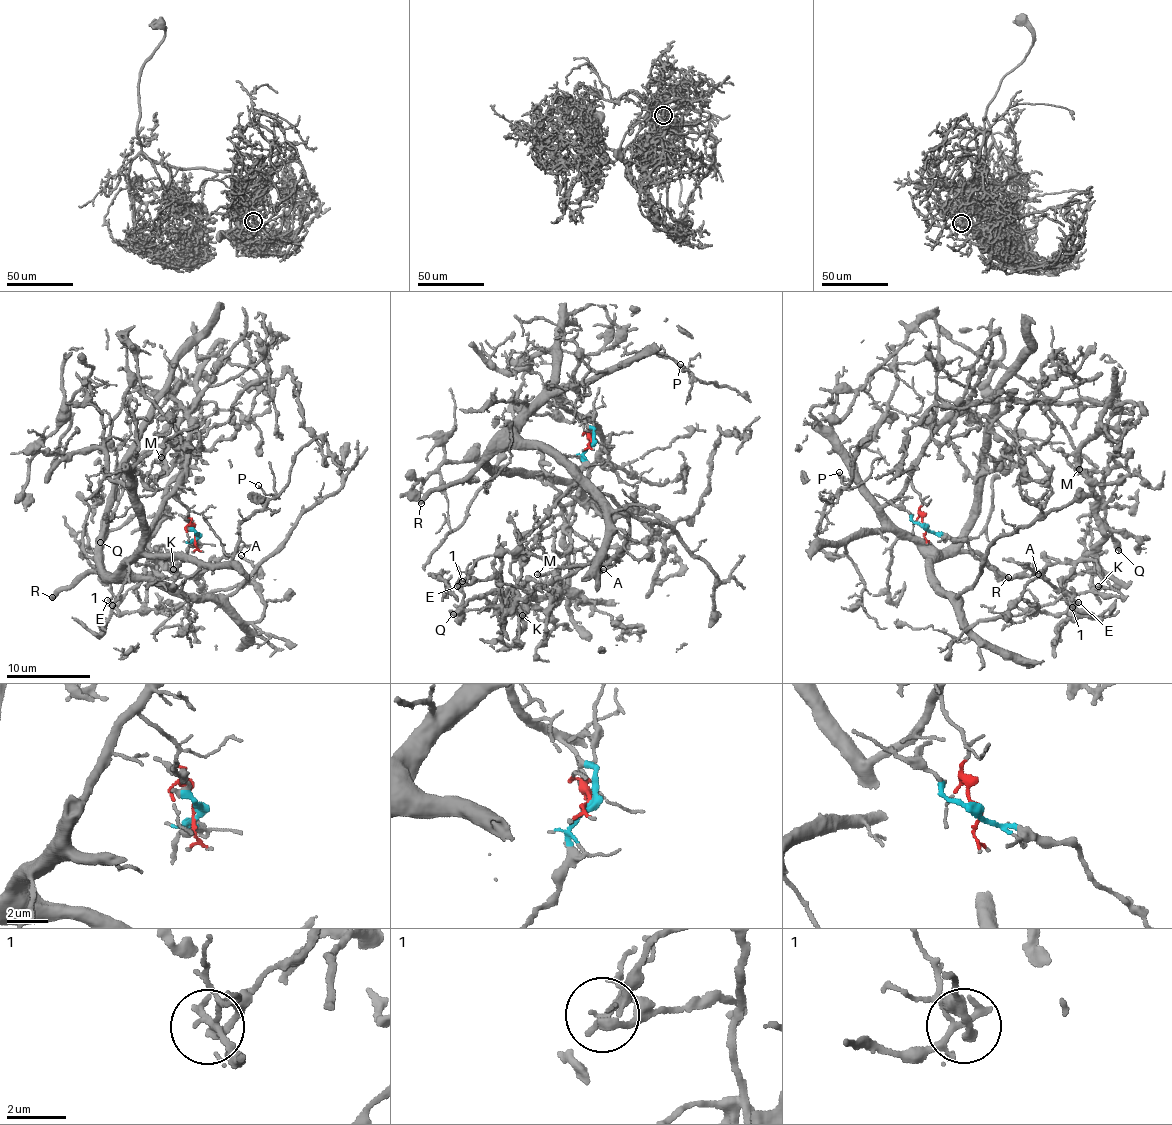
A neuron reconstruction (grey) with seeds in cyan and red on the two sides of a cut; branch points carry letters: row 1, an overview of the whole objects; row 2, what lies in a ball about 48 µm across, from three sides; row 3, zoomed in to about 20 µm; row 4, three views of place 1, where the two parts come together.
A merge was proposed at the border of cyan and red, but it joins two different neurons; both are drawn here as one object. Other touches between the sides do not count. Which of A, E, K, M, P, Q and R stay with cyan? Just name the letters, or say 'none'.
K, M, Q

